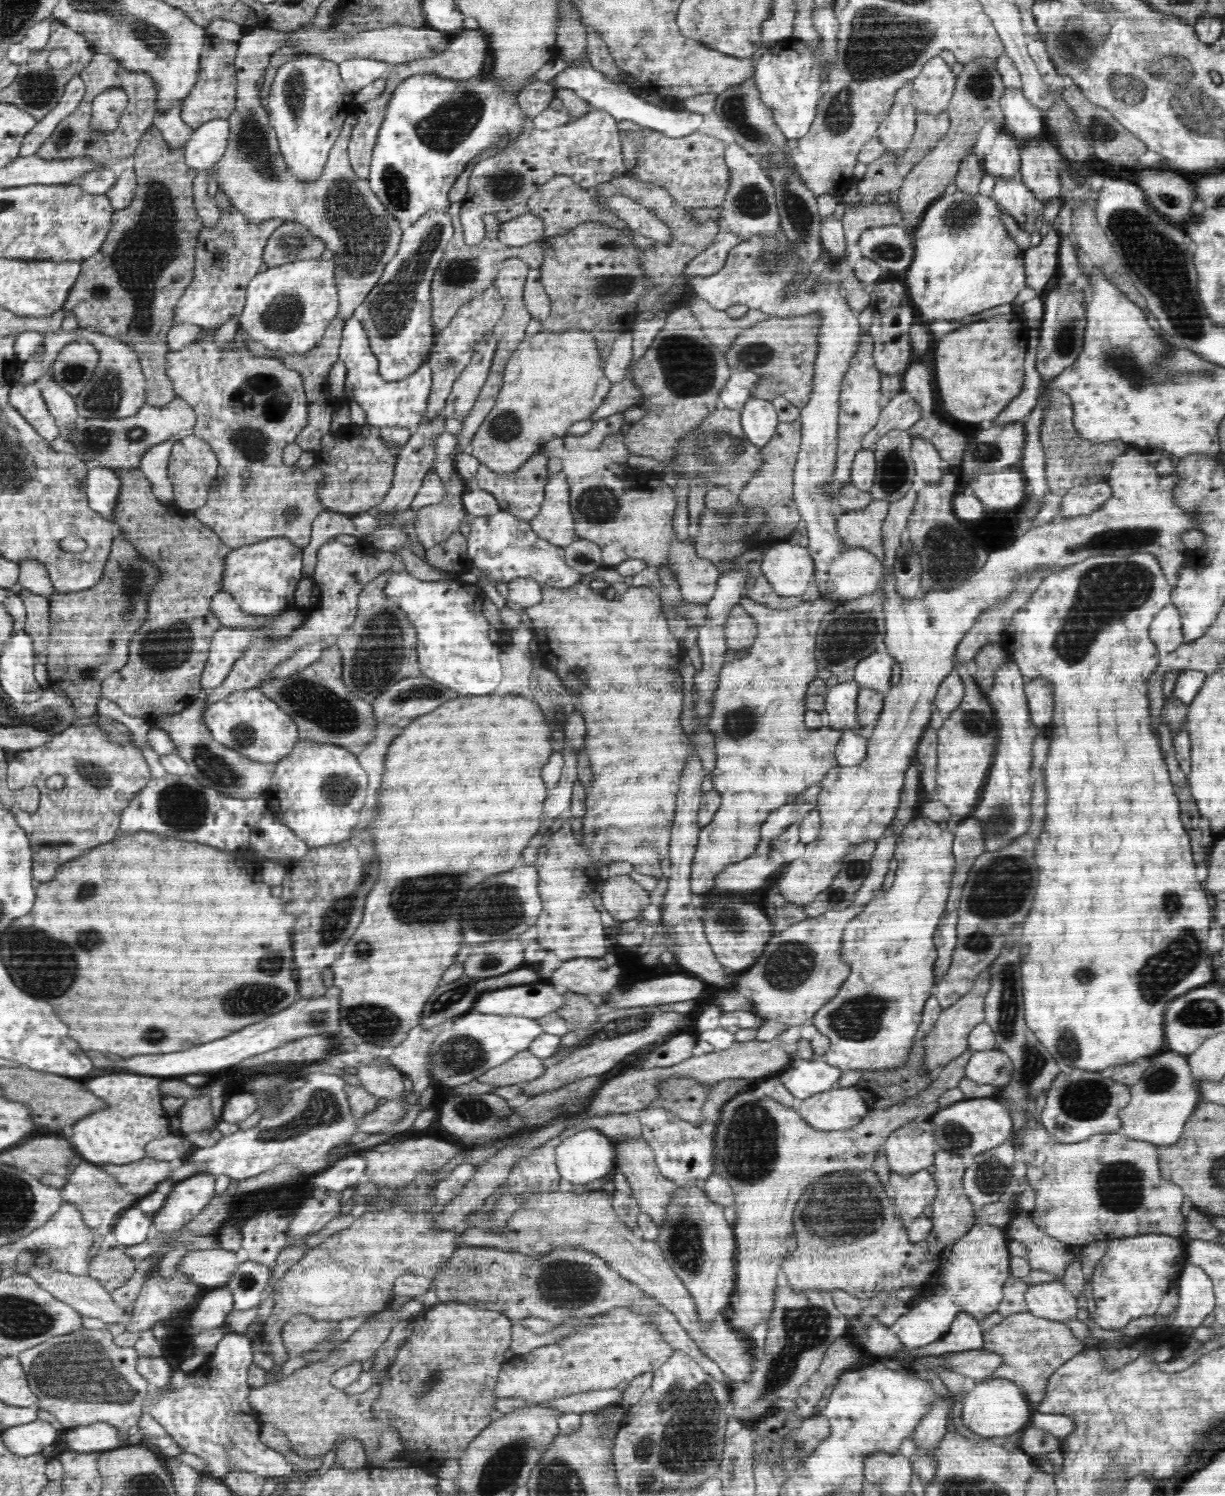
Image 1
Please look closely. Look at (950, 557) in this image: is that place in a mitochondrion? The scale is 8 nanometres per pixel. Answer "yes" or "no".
yes

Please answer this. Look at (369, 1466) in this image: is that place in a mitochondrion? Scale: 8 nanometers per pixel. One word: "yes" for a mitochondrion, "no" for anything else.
no

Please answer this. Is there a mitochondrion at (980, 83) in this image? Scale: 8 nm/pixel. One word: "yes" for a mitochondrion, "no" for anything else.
yes

